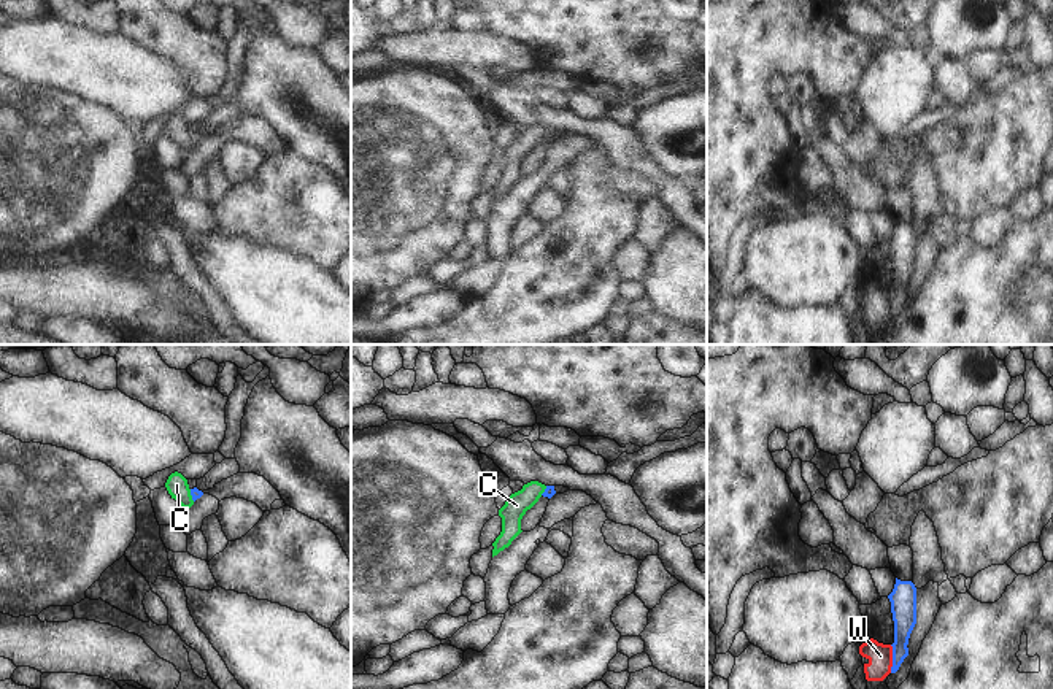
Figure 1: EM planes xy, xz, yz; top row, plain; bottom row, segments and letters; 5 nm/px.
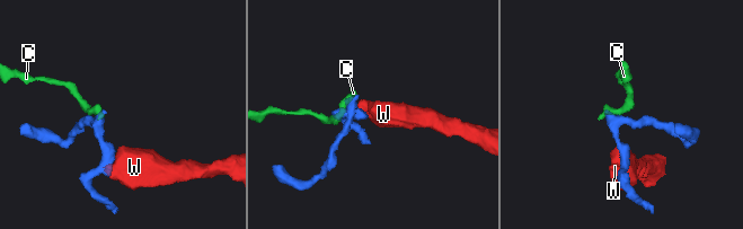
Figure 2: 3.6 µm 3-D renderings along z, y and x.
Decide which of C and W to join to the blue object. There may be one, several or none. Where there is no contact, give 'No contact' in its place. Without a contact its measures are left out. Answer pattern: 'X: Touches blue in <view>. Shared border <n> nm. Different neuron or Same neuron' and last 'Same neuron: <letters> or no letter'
C: Touches blue in xy. Shared border 70 nm. Different neuron
W: Touches blue in yz. Shared border 140 nm. Different neuron
Same neuron: no letter.

